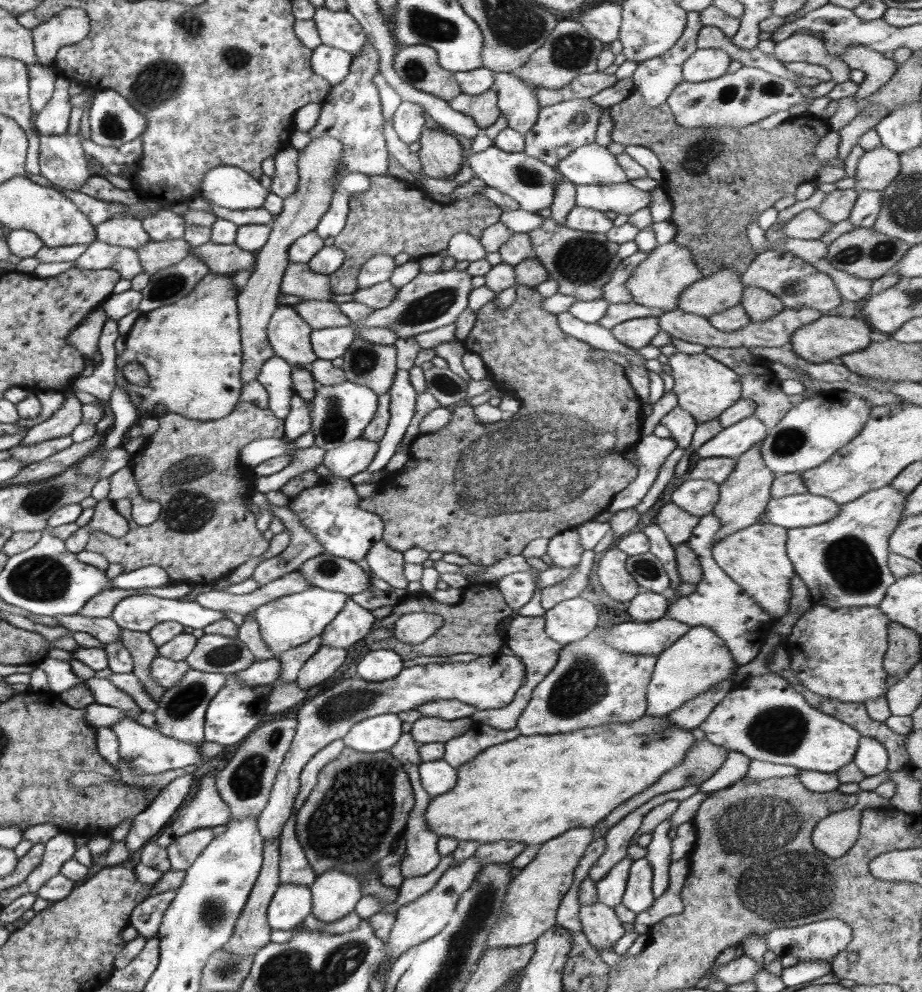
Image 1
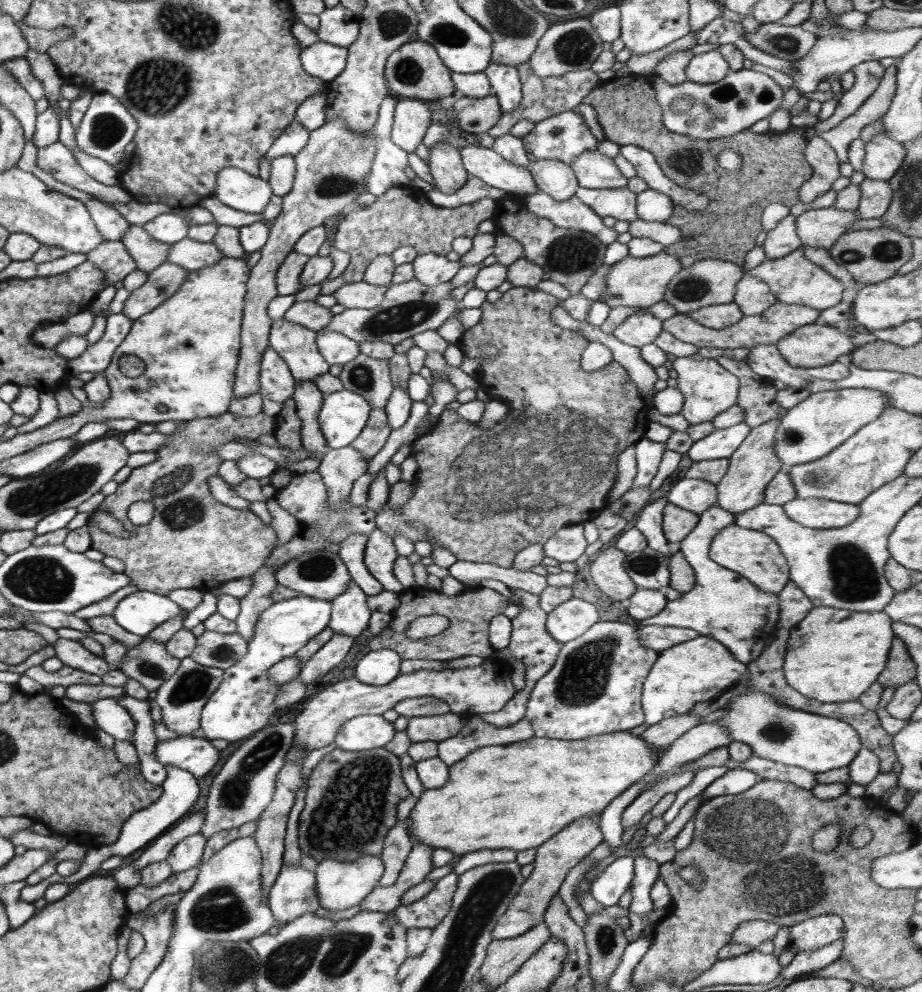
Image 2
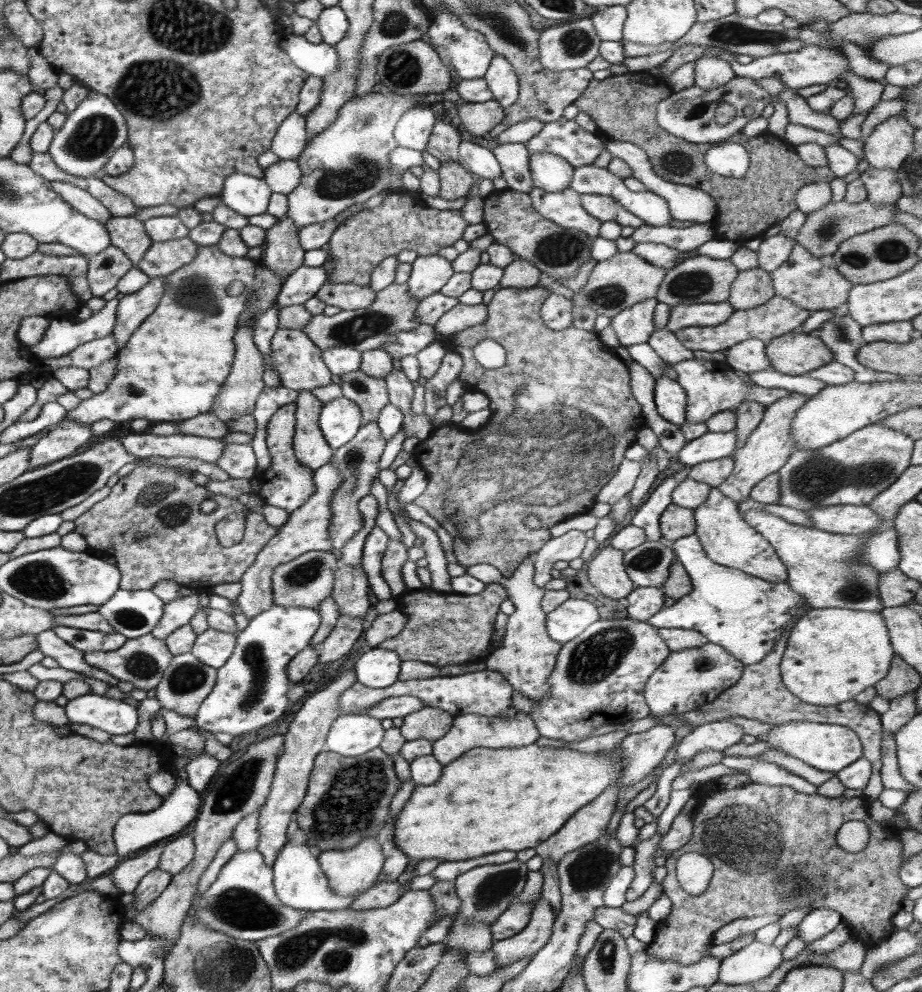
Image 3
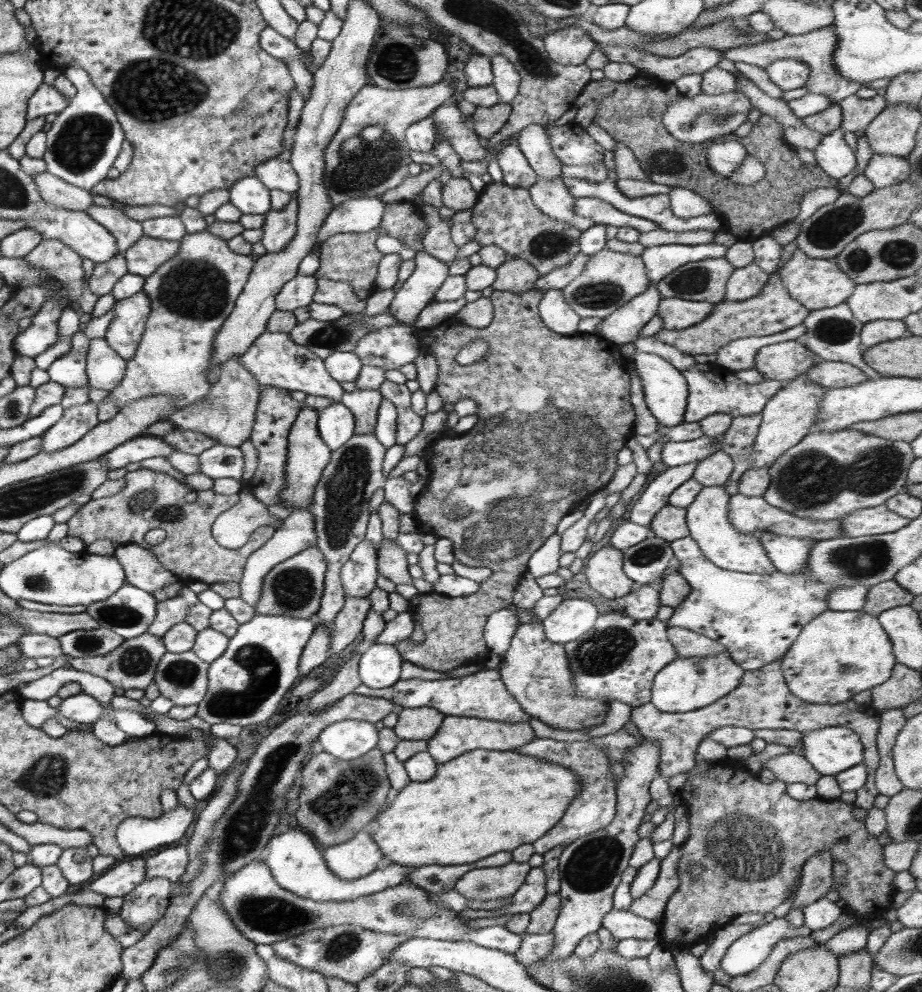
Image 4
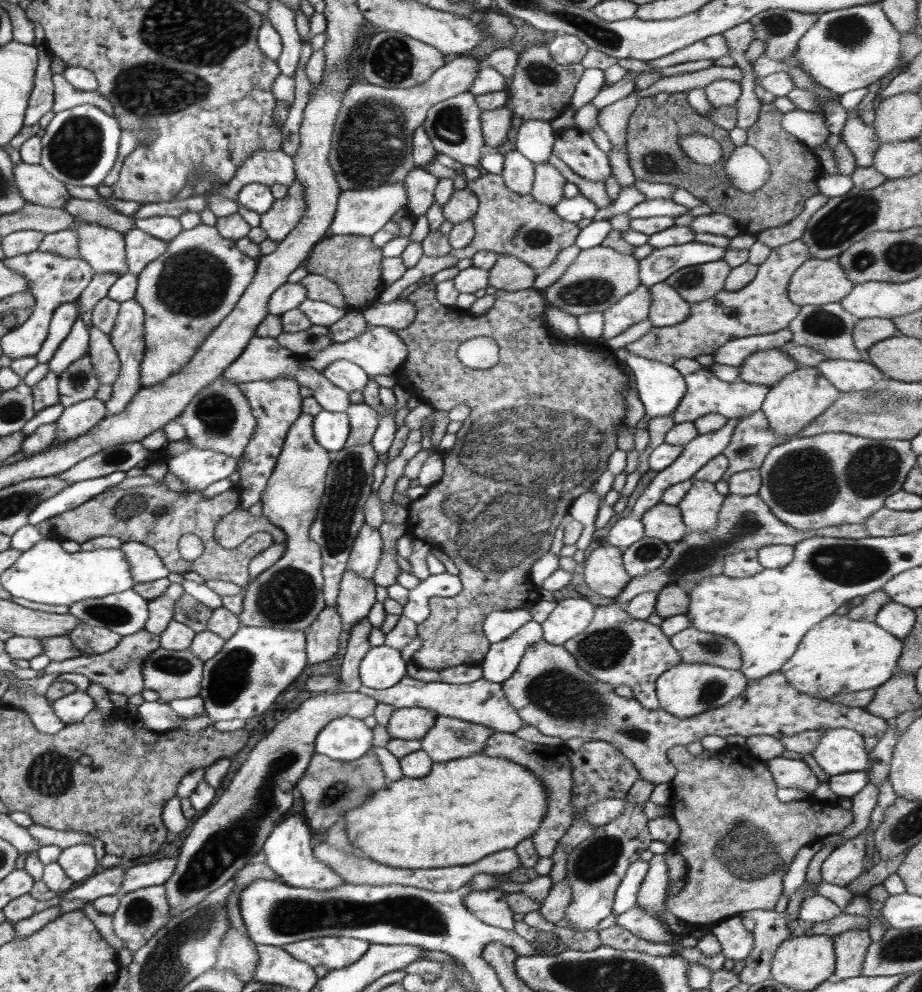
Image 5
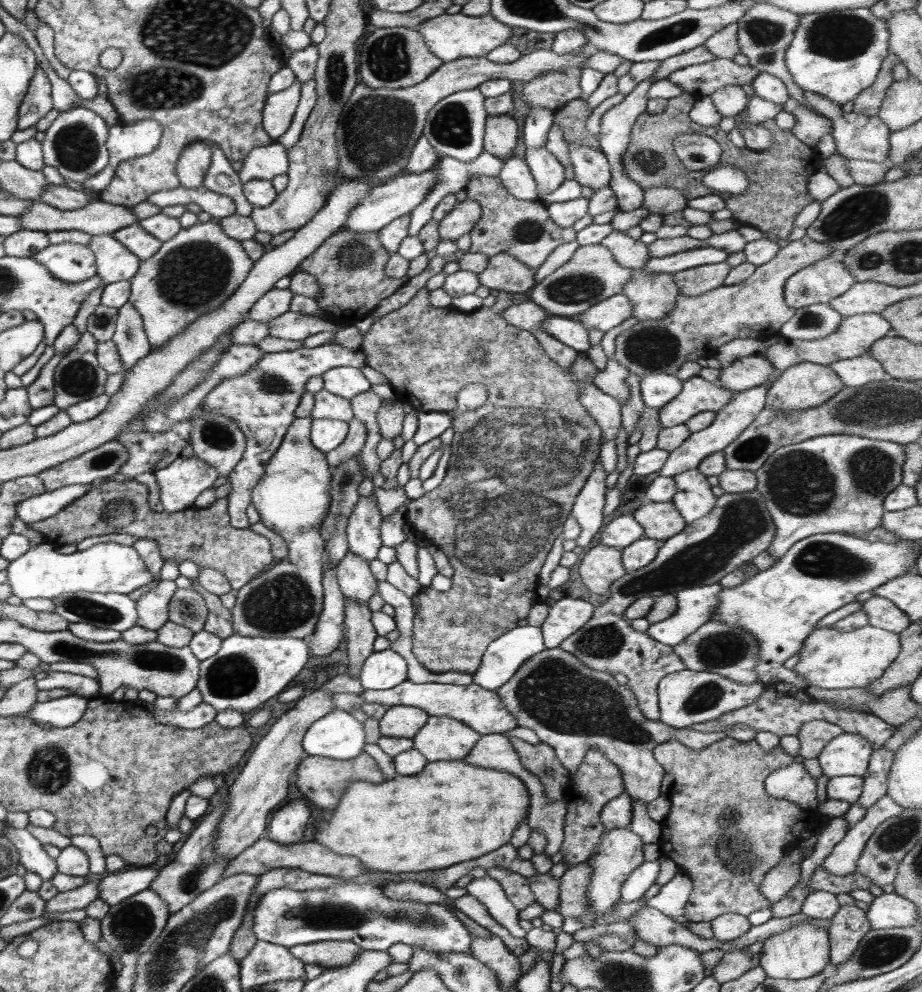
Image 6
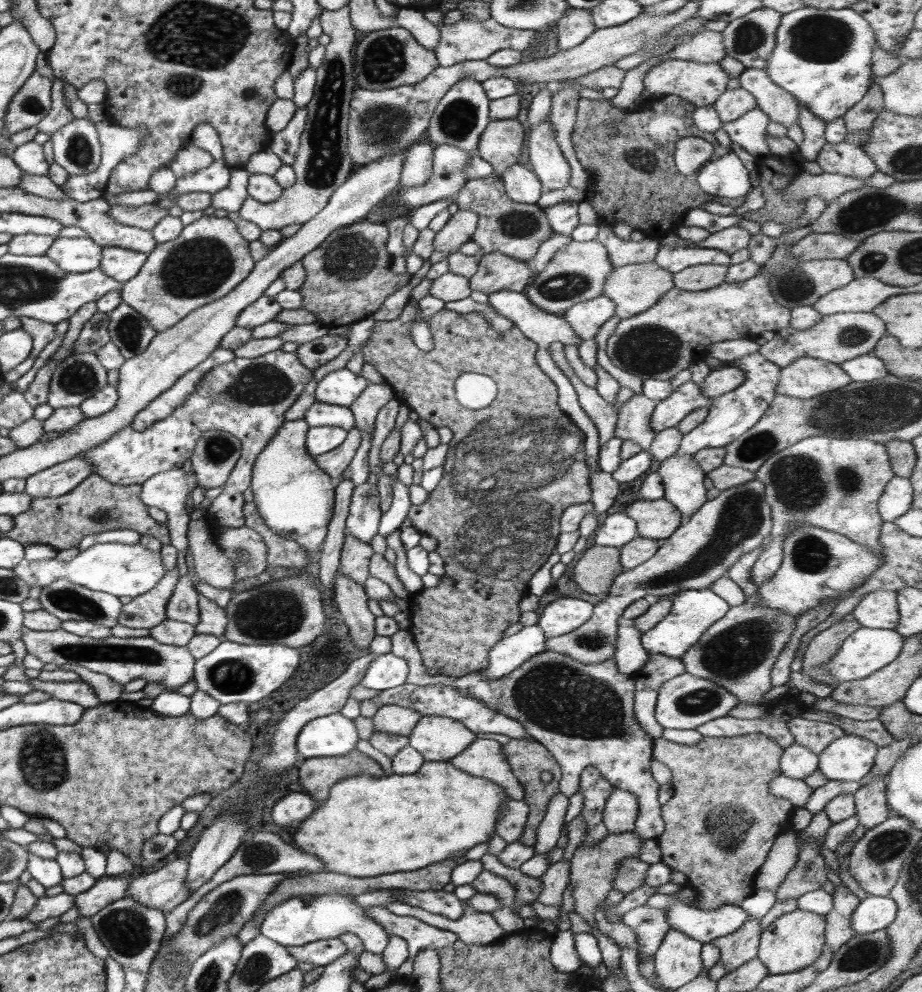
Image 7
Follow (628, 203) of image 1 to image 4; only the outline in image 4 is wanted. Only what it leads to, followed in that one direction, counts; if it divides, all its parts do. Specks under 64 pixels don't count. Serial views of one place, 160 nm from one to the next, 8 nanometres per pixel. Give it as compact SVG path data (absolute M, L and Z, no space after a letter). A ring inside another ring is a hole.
M583 197L577 199L575 213L591 218L595 224L617 227L629 226L639 230L641 233L652 232L653 230L659 229L659 224L656 224L656 222L622 212L608 204L608 202L604 202L598 198Z

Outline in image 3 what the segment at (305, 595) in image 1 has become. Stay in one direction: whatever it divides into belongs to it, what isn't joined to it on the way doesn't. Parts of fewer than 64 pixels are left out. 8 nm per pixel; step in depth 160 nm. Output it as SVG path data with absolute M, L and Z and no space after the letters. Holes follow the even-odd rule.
M277 605L249 620L246 629L236 635L236 648L228 662L217 670L216 684L201 702L194 718L195 726L213 734L227 732L234 737L274 722L288 706L288 662L309 646L320 624L322 617L318 609Z

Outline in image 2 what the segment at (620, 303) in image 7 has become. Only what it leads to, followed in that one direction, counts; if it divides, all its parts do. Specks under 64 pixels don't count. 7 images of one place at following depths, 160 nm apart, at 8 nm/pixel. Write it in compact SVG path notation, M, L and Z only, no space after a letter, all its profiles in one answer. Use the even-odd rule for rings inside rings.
M734 302L702 307L685 315L693 318L693 320L702 326L715 328L716 330L736 324L744 316L743 312Z

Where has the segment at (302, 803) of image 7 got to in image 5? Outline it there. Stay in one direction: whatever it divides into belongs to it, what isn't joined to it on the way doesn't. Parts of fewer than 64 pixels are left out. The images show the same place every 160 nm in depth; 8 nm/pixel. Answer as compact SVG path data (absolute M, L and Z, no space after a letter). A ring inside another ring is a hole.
M300 815L284 816L276 823L261 851L265 854L266 864L286 886L308 890L336 890L346 884L339 874L315 857L312 847L312 829Z

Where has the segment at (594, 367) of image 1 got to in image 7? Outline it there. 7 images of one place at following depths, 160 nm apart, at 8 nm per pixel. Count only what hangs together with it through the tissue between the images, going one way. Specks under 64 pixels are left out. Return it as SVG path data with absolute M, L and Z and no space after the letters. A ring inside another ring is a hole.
M408 301L400 316L396 320L375 321L371 337L363 346L361 353L365 363L370 363L384 377L395 393L395 398L401 403L403 409L413 410L419 418L434 425L435 427L448 426L453 432L453 438L449 442L449 449L446 454L446 462L443 463L444 474L438 486L429 493L429 497L420 506L412 505L407 517L413 526L422 535L432 536L438 541L435 551L444 561L444 574L440 577L438 586L424 587L421 591L412 593L404 608L409 614L411 626L410 634L417 645L417 651L422 657L424 670L431 676L464 677L476 672L484 672L488 669L488 653L502 638L505 637L505 630L520 620L520 600L529 594L528 585L532 575L549 559L554 552L559 534L561 533L560 519L565 508L575 504L584 504L591 500L591 488L589 481L589 466L585 462L584 433L576 426L575 422L558 407L557 386L551 378L538 366L535 359L537 344L524 336L518 328L513 326L507 332L500 332L497 328L495 318L481 314L481 312L460 314L446 308L433 314L426 322L428 328L421 330L418 324L419 318L418 301ZM417 331L424 331L432 335L433 349L426 352L415 346L412 334ZM479 374L488 376L497 384L497 396L491 406L481 410L469 409L462 406L459 386L456 379L463 375Z

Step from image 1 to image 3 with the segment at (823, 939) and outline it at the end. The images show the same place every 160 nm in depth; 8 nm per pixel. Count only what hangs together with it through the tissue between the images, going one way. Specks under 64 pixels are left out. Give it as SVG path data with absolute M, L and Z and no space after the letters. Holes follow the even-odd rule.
M827 908L811 909L798 925L799 936L804 942L812 942L832 932L842 922L841 914Z

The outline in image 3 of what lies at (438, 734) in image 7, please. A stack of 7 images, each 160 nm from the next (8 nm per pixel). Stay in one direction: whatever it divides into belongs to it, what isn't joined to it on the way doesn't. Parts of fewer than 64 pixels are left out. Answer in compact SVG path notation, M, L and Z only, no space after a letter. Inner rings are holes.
M519 712L512 717L485 717L478 714L465 714L453 718L451 729L443 738L435 740L432 744L432 757L442 765L450 764L468 750L506 749L517 748L535 744L540 739L539 730L529 714Z

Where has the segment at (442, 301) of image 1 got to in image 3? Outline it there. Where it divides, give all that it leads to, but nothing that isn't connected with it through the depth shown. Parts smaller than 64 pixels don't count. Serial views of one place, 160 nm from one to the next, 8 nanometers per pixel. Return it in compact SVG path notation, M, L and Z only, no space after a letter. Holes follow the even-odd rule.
M407 283L390 284L376 293L375 301L370 306L356 310L341 310L338 314L328 316L323 312L312 315L310 322L303 331L310 340L321 350L333 346L352 347L360 352L380 348L386 338L400 331L411 331L420 322L415 316L416 307L420 304L419 298L413 298L408 292Z

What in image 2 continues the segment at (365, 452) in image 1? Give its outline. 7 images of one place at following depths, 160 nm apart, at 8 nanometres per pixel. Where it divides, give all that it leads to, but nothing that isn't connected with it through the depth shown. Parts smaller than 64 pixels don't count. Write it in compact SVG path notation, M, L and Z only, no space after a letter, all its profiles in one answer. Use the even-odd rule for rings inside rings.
M351 445L326 450L321 456L317 471L326 485L331 508L343 508L345 500L349 500L354 482L367 472L370 459Z

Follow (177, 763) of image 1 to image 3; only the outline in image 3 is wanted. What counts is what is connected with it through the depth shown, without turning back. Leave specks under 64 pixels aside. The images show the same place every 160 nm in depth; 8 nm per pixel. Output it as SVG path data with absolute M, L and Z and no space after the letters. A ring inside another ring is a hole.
M92 692L69 699L63 707L71 723L88 724L116 736L136 733L139 723L135 707ZM180 748L177 754L190 759L186 764L186 772L191 787L199 794L208 790L221 762L208 755L205 750L200 755L192 755L185 748Z

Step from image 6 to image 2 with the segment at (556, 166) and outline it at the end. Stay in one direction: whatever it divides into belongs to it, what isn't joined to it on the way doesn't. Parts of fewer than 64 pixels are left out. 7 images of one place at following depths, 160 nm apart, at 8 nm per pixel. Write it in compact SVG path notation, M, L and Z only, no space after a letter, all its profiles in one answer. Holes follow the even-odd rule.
M540 191L522 199L522 204L532 214L547 218L557 227L578 229L593 234L606 245L616 240L617 232L613 228L608 228L603 223L603 217L583 204L576 196L558 202L552 196Z

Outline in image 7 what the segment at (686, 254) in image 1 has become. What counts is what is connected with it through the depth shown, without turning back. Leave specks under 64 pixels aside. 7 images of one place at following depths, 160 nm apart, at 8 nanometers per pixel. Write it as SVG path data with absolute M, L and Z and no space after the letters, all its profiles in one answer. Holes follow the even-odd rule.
M597 238L586 242L570 239L546 264L546 270L534 275L524 293L538 308L550 314L562 314L575 304L602 295L604 283L612 270L614 266L610 263L607 248Z

